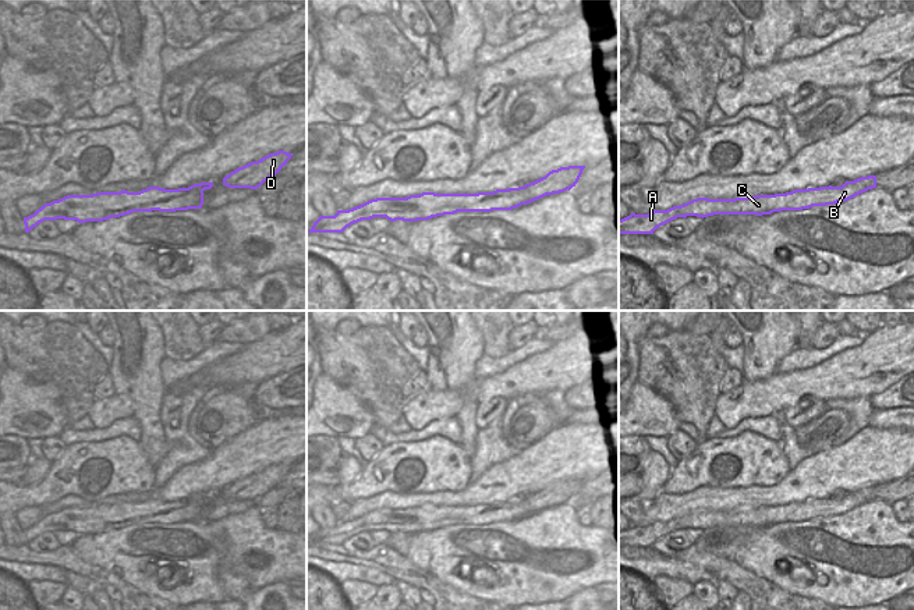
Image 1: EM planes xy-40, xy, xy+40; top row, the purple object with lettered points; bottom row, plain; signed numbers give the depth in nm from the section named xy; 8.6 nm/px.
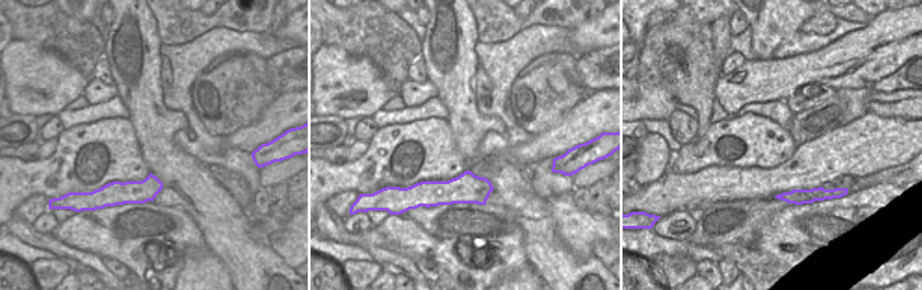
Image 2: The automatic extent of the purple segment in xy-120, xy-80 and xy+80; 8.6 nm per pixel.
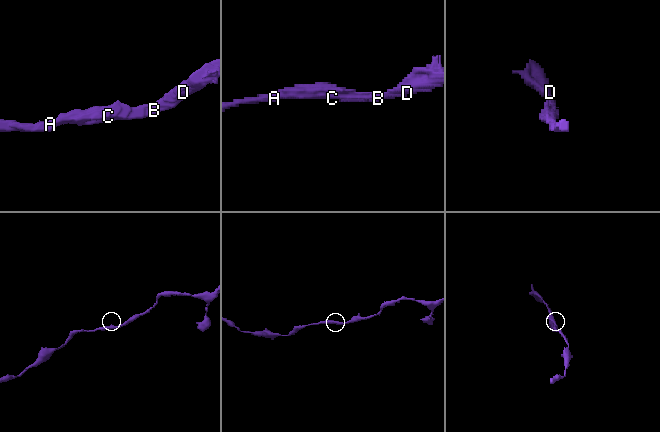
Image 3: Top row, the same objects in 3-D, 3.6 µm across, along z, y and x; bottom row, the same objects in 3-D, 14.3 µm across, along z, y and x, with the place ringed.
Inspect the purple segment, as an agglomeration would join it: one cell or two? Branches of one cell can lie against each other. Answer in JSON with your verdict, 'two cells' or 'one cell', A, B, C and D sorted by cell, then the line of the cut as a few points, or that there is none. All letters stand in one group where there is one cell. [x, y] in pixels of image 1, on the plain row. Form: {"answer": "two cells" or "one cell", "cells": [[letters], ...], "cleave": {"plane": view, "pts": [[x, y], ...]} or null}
{"answer": "one cell", "cells": [["A", "B", "C", "D"]], "cleave": null}

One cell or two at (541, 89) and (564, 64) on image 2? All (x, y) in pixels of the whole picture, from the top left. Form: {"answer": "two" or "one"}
{"answer": "two"}

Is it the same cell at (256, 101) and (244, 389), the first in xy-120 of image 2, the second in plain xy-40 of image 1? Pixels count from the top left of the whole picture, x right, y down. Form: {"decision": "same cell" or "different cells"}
{"decision": "different cells"}

